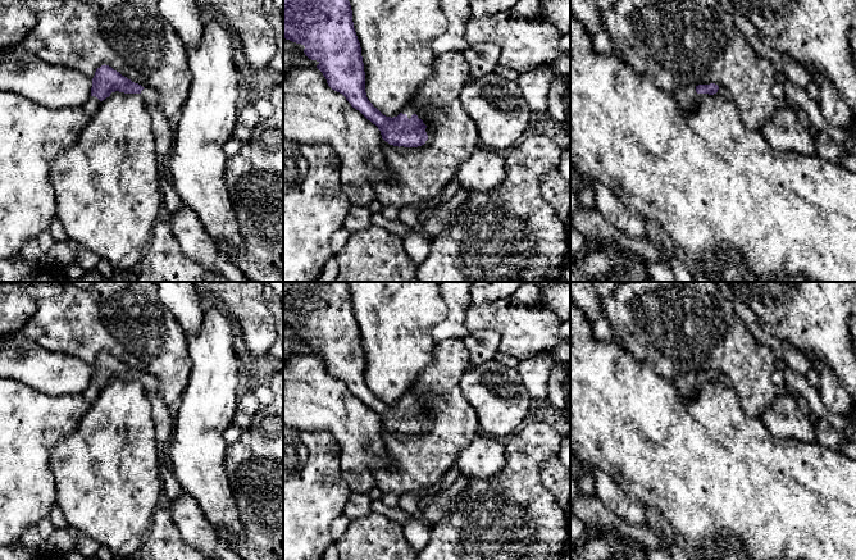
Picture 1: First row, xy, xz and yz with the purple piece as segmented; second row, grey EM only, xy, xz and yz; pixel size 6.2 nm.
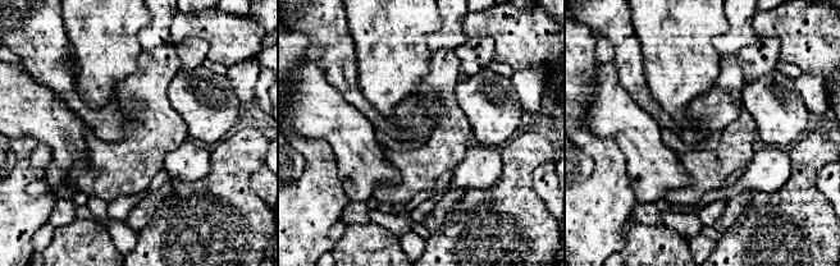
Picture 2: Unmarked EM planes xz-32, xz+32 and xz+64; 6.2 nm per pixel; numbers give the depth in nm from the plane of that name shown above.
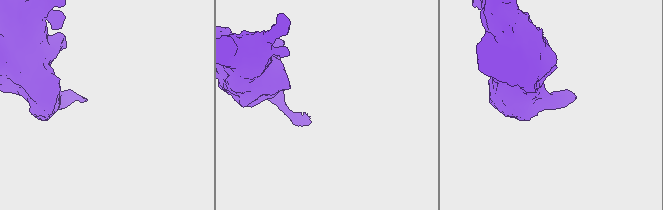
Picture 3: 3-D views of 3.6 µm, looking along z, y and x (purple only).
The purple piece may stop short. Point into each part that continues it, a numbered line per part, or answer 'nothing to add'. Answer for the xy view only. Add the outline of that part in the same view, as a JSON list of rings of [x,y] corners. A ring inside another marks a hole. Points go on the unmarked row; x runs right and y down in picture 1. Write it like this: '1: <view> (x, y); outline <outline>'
1: xy (150, 383); outline [[[145,374],[141,378],[141,384],[144,387],[144,391],[146,393],[146,396],[149,397],[150,395],[158,396],[159,392],[159,381],[156,377],[151,375],[151,374]]]

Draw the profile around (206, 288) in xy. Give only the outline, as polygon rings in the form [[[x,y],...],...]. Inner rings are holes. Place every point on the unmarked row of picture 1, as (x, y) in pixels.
[[[191,282],[201,299],[226,308],[241,327],[247,354],[260,359],[276,341],[276,324],[263,300],[264,282]]]

